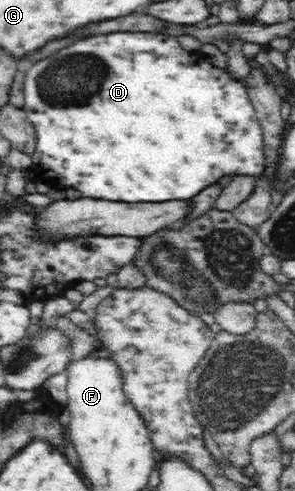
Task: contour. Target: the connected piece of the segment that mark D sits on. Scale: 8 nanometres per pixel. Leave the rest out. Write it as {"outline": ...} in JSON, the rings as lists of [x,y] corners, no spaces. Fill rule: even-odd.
{"outline":[[[109,33],[97,35],[83,41],[77,41],[53,57],[36,61],[25,74],[24,105],[21,107],[27,119],[34,125],[36,133],[36,148],[30,155],[32,168],[51,185],[71,187],[81,191],[85,197],[93,199],[109,199],[109,201],[169,201],[169,199],[191,199],[201,189],[209,187],[222,177],[248,176],[262,179],[266,168],[264,152],[264,137],[256,116],[254,105],[251,103],[247,86],[241,80],[232,79],[226,69],[219,69],[207,63],[197,61],[195,55],[185,51],[177,39],[159,33]]]}

